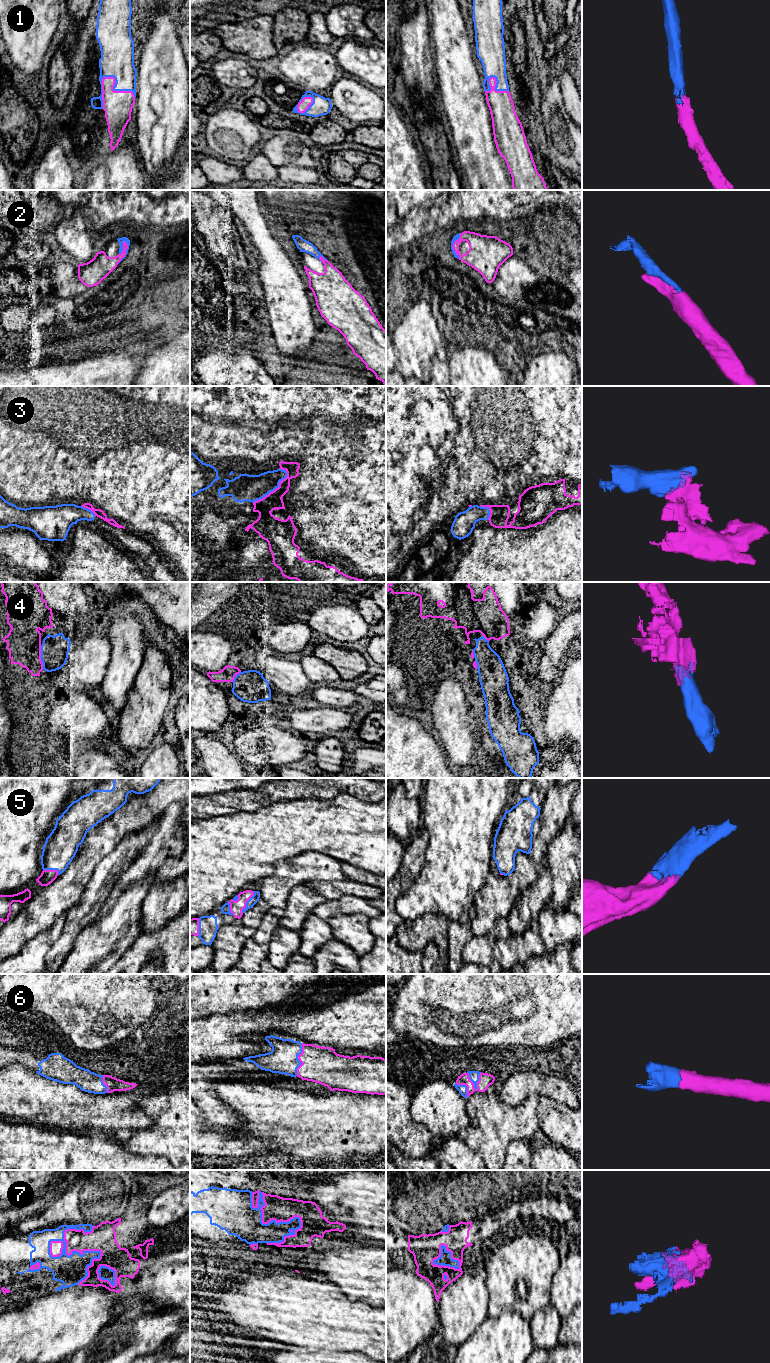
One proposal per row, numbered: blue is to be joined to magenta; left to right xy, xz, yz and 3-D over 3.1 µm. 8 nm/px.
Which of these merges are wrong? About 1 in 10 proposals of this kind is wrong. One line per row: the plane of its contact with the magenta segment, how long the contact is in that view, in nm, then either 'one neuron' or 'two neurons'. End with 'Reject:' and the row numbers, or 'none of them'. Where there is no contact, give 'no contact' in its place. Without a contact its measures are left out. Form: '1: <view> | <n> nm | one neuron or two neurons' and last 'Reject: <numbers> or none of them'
1: xy | 300 nm | one neuron
2: xy | 200 nm | one neuron
3: xz | 380 nm | one neuron
4: xy | 190 nm | one neuron
5: xz | 200 nm | one neuron
6: yz | 170 nm | one neuron
7: xy | 480 nm | one neuron
Reject: none of them

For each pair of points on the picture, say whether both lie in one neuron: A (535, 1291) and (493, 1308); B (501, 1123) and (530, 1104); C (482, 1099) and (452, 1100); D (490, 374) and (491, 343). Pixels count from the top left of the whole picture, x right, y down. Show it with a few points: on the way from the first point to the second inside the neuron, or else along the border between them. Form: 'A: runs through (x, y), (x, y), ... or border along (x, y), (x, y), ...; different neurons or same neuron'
A: runs through (524, 1274), (506, 1273), (493, 1286), (493, 1291); same neuron
B: runs through (508, 1123), (511, 1123), (523, 1111); same neuron
C: border along (465, 1098), (466, 1113), (470, 1118); different neurons
D: border along (469, 344), (482, 346), (490, 350), (494, 355); different neurons

